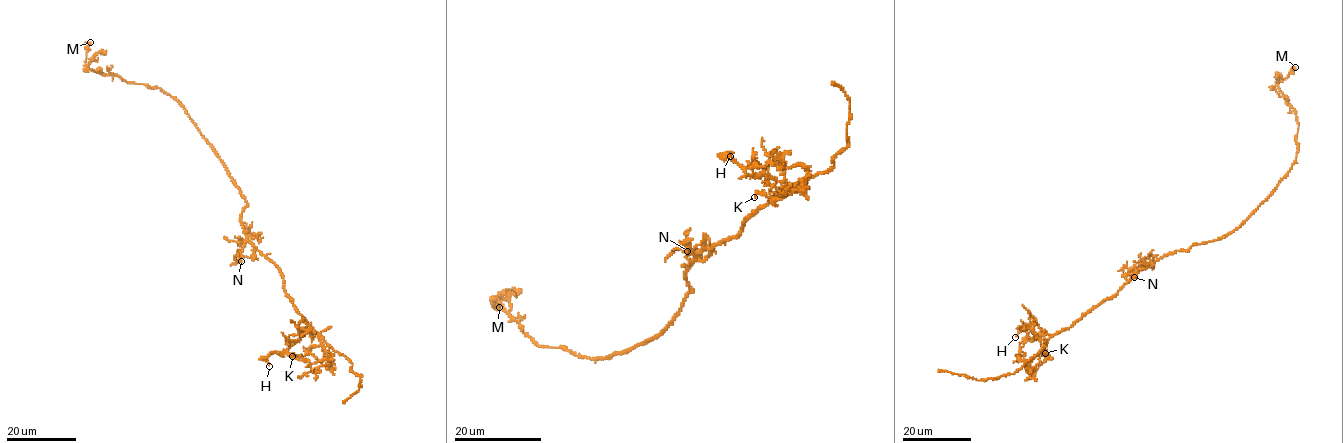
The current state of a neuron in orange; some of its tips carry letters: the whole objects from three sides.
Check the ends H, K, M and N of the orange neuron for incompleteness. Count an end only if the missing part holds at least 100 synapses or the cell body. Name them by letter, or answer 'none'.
none

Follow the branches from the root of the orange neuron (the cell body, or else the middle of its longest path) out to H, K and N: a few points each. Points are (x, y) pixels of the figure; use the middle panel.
H: (686, 272), (695, 254), (736, 237), (744, 219), (786, 184), (753, 174), (751, 168), (726, 156), (730, 156)
K: (686, 272), (695, 254), (736, 237), (744, 219), (774, 194), (802, 181), (781, 197), (754, 197)
N: (686, 272), (694, 260), (694, 252), (689, 244), (679, 247), (687, 251)

